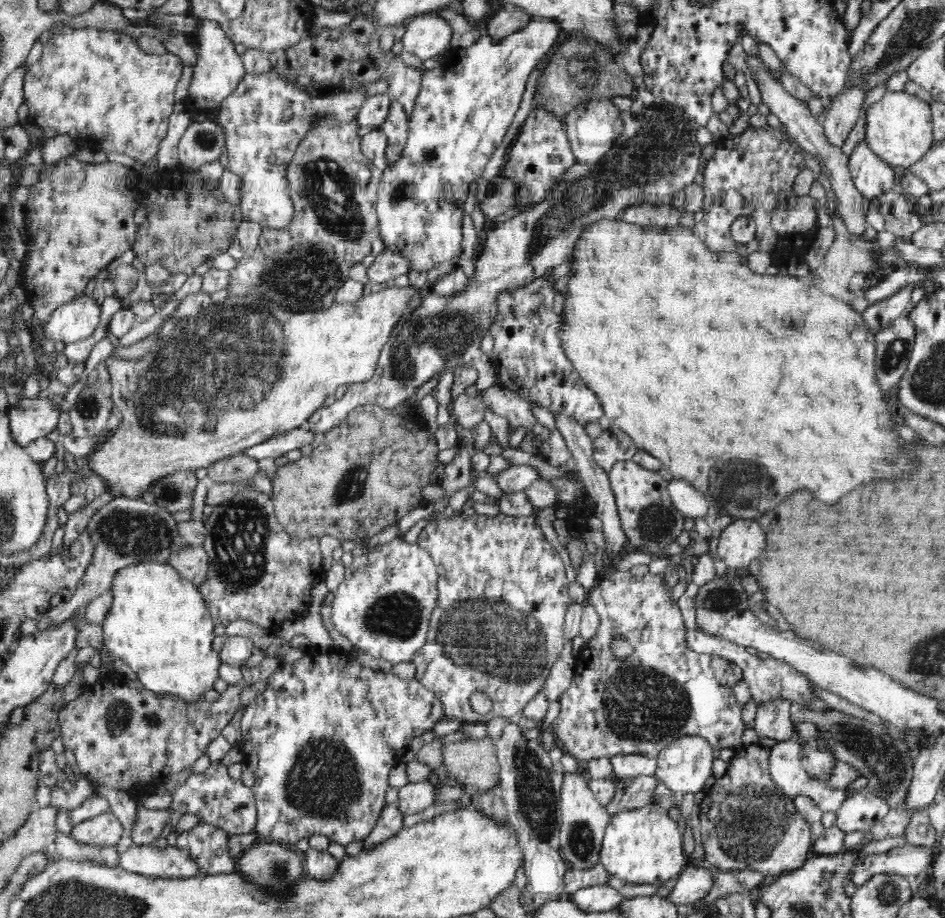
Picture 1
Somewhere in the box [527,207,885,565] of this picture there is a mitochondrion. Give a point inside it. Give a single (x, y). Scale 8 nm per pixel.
(735, 483)

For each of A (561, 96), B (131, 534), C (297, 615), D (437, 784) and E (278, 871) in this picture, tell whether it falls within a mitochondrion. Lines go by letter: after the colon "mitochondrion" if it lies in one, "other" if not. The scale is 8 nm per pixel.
A: mitochondrion
B: mitochondrion
C: other
D: other
E: mitochondrion

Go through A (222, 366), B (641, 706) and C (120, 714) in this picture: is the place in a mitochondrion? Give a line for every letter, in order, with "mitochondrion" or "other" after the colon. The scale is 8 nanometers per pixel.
A: mitochondrion
B: mitochondrion
C: mitochondrion

